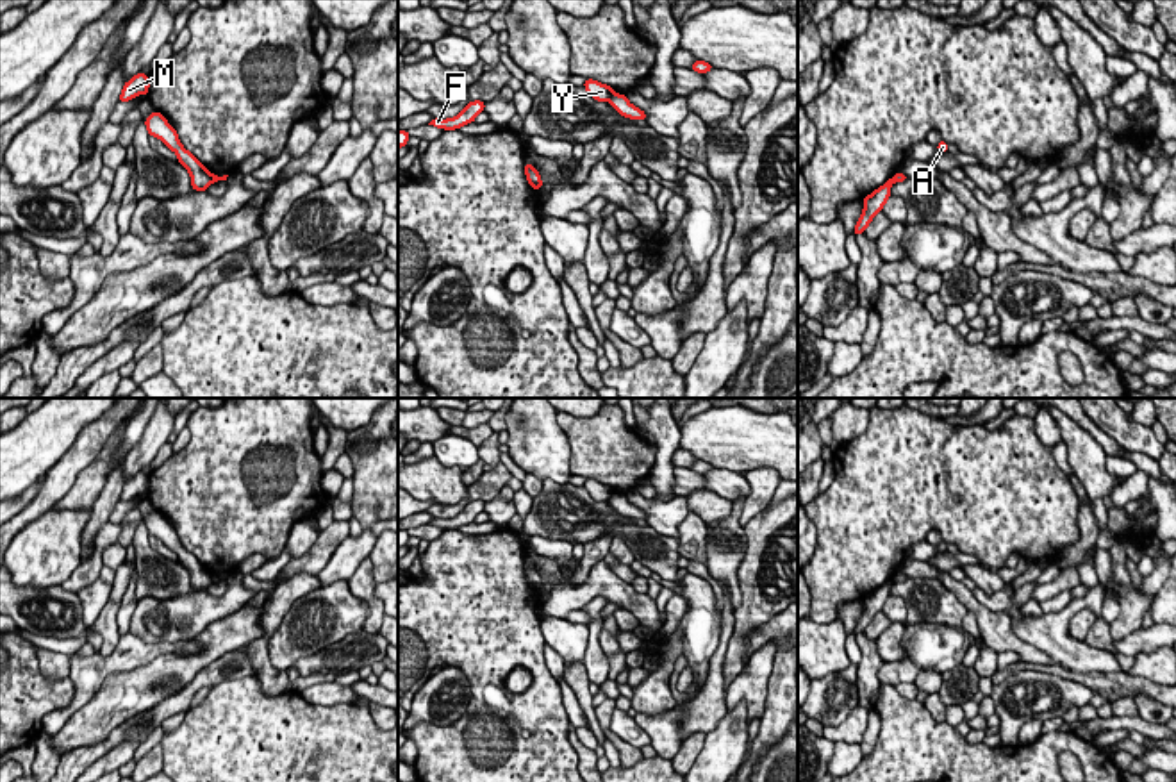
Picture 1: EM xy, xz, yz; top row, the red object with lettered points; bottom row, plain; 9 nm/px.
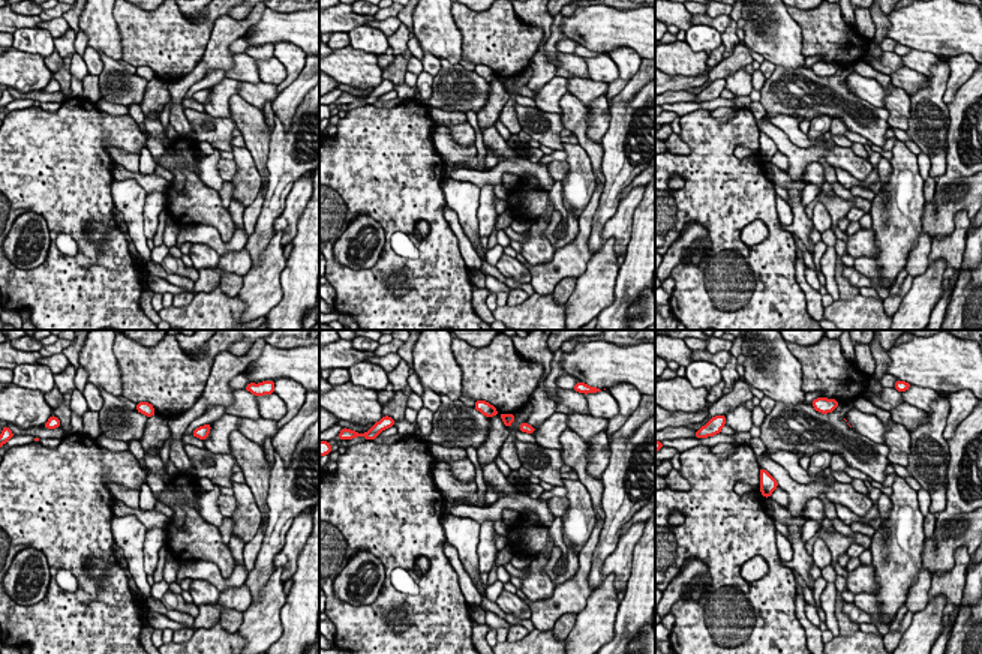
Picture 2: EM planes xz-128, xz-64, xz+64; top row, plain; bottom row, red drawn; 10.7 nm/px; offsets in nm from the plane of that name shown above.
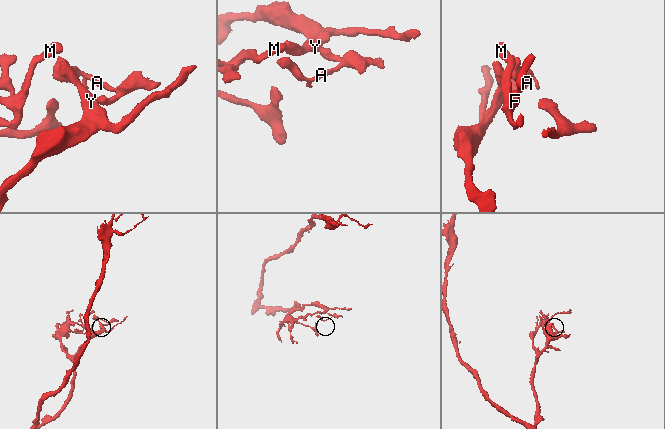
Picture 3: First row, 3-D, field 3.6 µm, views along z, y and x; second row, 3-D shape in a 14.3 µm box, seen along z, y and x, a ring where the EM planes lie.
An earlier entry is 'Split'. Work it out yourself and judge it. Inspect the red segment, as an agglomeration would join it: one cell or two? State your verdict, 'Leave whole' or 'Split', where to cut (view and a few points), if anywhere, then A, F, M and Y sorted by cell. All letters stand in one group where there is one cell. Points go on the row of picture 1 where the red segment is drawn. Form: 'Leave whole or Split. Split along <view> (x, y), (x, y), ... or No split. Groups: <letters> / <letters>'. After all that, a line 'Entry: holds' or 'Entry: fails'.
Split. Split along xz (614, 93), (609, 99). Groups: A / F M Y
Entry: holds

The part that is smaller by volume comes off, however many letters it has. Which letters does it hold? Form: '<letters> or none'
A

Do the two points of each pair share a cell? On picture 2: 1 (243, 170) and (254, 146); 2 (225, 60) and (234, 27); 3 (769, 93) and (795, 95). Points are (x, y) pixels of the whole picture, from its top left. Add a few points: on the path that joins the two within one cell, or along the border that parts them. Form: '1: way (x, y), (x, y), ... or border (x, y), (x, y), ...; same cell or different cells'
1: border (245, 147), (254, 161), (261, 186); different cells
2: way (224, 53), (224, 38), (227, 35); same cell
3: way (775, 93), (789, 93); same cell

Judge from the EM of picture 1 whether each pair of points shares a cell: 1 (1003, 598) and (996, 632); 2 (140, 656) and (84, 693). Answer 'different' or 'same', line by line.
1: different
2: same

